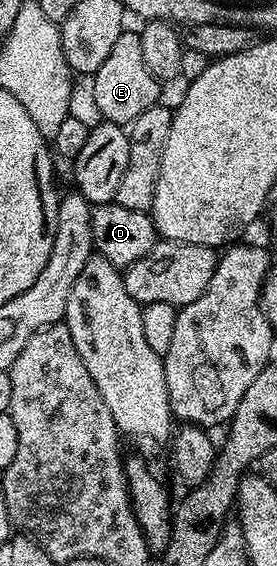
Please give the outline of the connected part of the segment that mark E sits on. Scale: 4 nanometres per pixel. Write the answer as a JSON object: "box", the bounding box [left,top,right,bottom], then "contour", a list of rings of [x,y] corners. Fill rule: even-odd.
{"box":[93,28,161,128],"contour":[[[131,28],[124,29],[123,34],[117,36],[109,56],[105,56],[105,61],[101,64],[101,68],[97,68],[93,77],[95,79],[93,100],[97,100],[99,117],[102,121],[116,122],[124,128],[130,127],[131,122],[137,120],[141,112],[145,112],[145,108],[154,106],[160,101],[161,84],[153,76],[153,72],[145,68],[145,60],[141,56],[141,40],[134,29],[132,31]]]}

